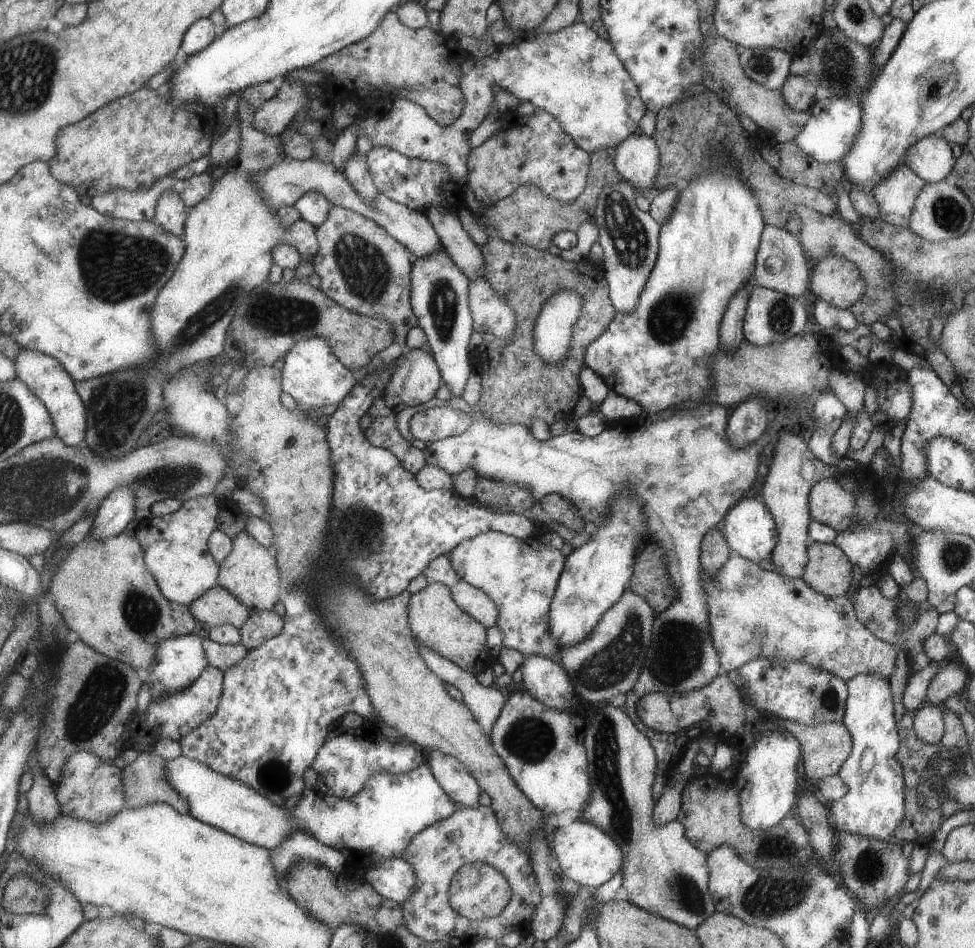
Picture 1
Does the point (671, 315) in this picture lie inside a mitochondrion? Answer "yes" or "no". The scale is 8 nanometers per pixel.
yes

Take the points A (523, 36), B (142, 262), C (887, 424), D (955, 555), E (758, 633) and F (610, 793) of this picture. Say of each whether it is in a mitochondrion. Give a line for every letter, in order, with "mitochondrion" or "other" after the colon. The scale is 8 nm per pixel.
A: other
B: mitochondrion
C: other
D: mitochondrion
E: mitochondrion
F: mitochondrion

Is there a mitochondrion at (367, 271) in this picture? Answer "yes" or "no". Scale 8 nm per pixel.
yes

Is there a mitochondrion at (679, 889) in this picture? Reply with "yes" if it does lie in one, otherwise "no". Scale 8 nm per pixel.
yes

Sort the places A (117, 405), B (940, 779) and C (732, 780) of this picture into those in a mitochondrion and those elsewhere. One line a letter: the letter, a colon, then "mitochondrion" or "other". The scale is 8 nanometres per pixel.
A: mitochondrion
B: mitochondrion
C: other

